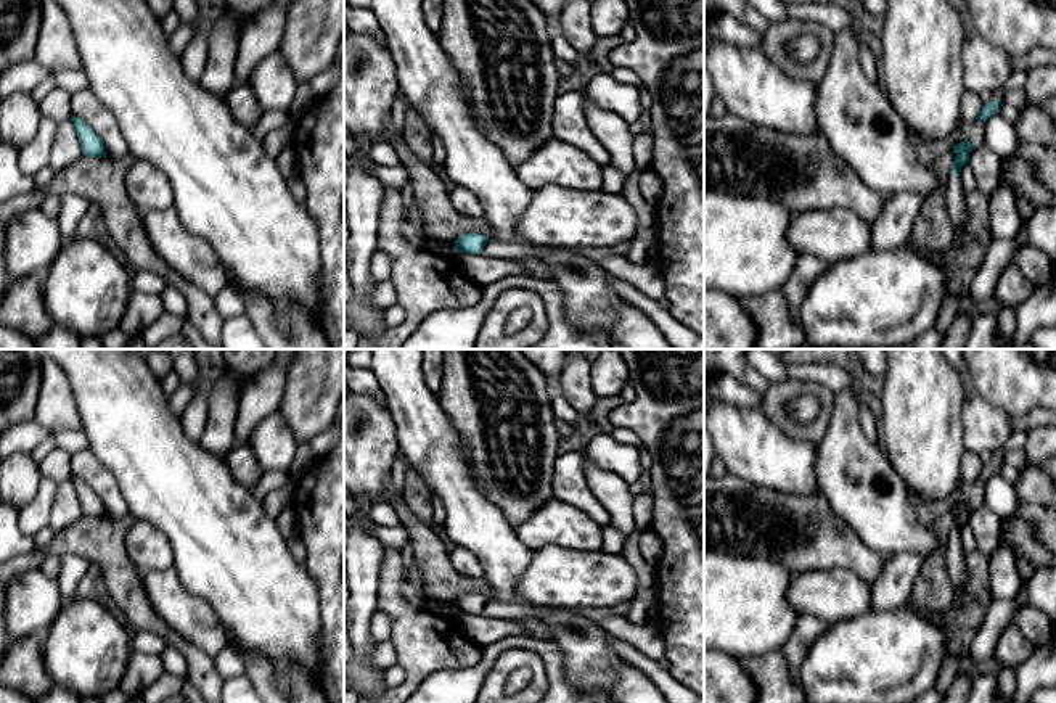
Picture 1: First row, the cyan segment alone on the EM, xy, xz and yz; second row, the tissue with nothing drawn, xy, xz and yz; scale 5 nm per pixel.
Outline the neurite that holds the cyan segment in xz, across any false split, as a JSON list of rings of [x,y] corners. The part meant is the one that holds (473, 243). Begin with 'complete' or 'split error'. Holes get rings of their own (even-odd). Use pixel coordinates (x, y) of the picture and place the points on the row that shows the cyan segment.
complete | [[[465,233],[455,240],[455,253],[481,254],[487,241],[481,233]]]

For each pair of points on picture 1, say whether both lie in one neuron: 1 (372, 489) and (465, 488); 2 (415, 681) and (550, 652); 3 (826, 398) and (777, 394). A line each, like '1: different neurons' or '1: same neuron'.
1: different neurons
2: different neurons
3: same neuron

